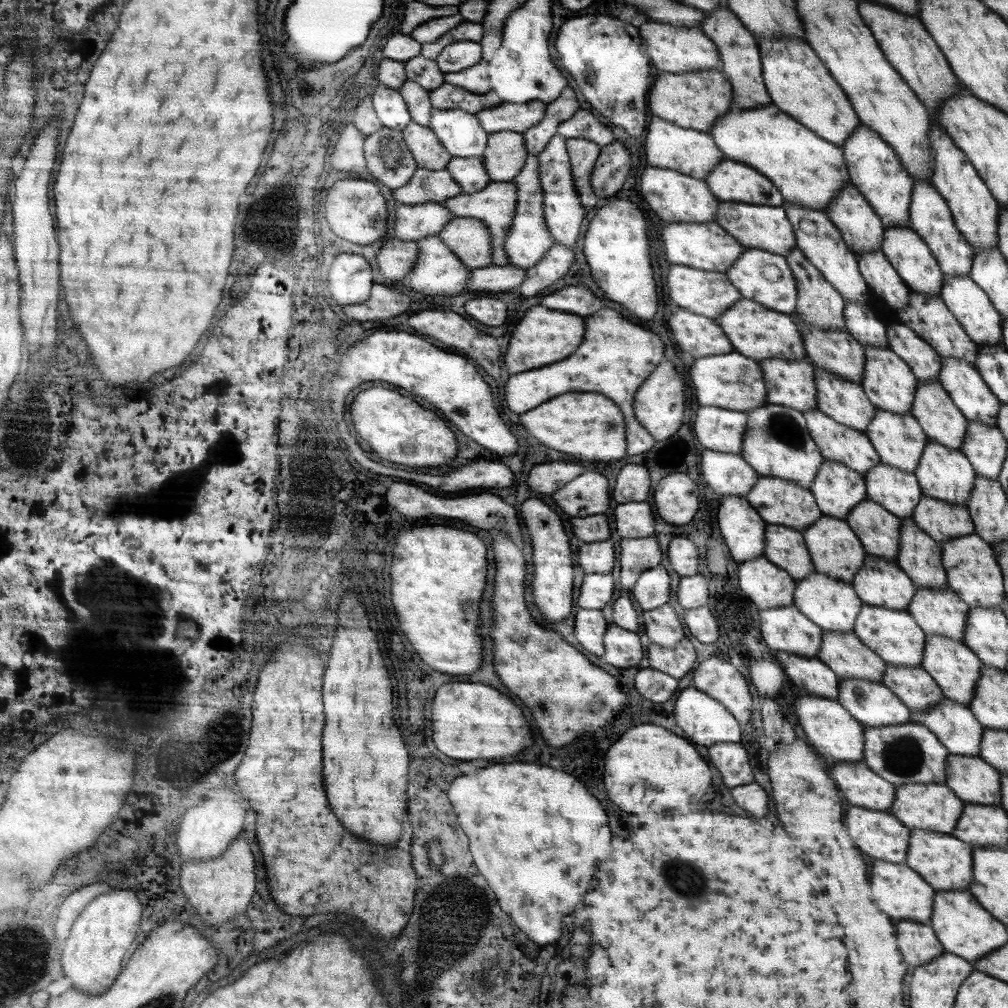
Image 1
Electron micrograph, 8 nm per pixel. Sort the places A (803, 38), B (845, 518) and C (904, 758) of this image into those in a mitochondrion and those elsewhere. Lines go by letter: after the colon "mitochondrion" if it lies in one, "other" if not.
A: other
B: other
C: mitochondrion

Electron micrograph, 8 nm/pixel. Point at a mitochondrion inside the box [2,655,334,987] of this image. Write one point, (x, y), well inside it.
(35, 948)

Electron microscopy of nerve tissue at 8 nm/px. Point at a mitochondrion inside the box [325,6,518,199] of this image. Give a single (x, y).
(390, 148)

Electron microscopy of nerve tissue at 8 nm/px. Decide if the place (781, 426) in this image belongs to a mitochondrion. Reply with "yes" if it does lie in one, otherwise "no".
yes

